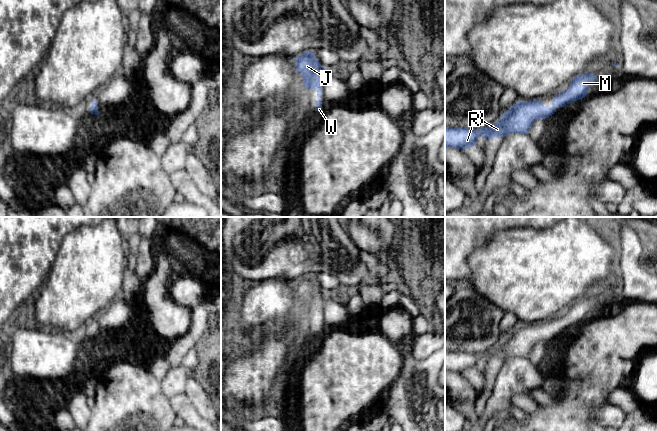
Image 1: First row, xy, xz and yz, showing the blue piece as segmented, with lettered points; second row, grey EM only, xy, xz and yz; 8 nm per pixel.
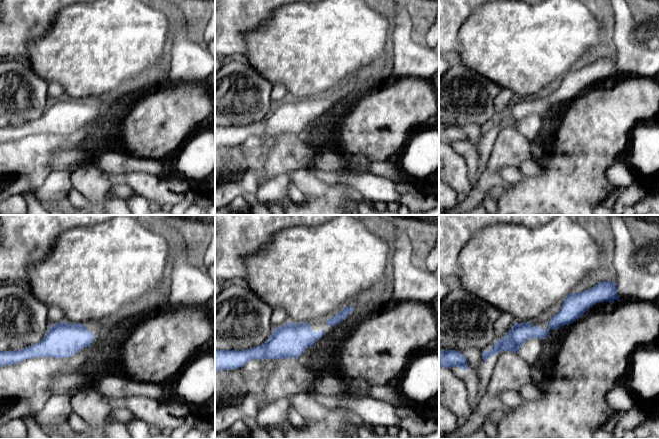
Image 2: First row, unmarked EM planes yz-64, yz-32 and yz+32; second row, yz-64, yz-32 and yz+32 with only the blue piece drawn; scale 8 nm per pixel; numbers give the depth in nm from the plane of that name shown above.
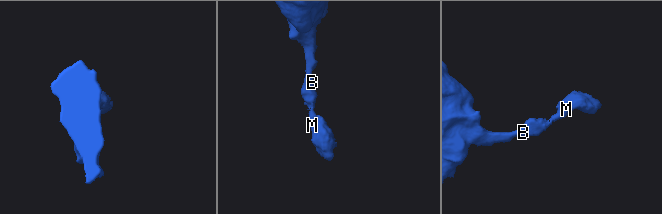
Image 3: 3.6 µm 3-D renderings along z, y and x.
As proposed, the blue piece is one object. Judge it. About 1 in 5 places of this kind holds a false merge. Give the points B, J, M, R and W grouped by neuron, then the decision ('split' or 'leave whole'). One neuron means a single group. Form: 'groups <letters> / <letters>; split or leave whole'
groups B J M R W; leave whole

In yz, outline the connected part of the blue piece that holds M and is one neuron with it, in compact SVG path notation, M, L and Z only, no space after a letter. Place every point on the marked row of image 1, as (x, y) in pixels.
M593 74L576 75L565 92L558 94L552 101L552 107L544 106L539 100L533 99L524 102L519 100L503 113L498 122L480 129L467 129L463 127L445 128L445 149L468 149L473 147L481 135L487 140L495 137L502 138L512 133L528 135L532 124L537 119L545 119L556 112L557 107L583 99L588 95L588 89L597 77Z

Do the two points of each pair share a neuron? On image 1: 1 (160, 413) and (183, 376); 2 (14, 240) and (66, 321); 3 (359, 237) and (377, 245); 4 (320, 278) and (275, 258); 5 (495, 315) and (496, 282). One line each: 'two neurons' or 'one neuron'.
1: two neurons
2: two neurons
3: one neuron
4: two neurons
5: two neurons

